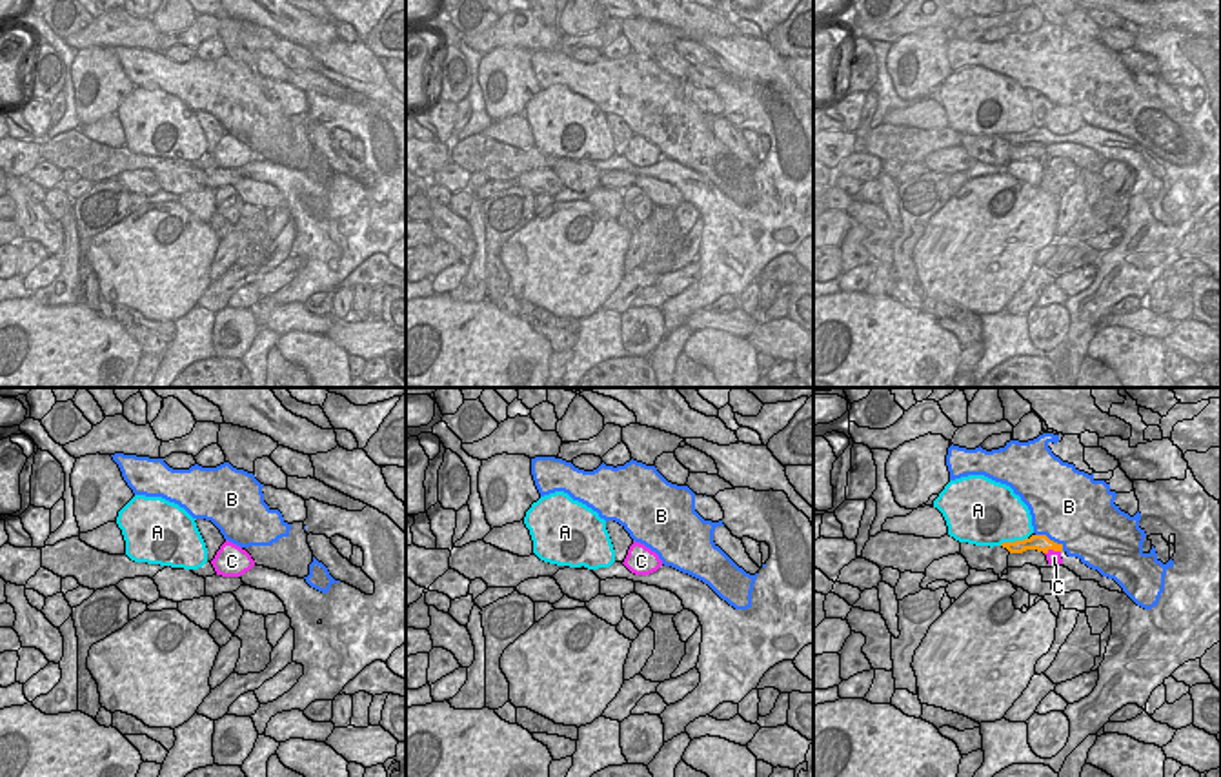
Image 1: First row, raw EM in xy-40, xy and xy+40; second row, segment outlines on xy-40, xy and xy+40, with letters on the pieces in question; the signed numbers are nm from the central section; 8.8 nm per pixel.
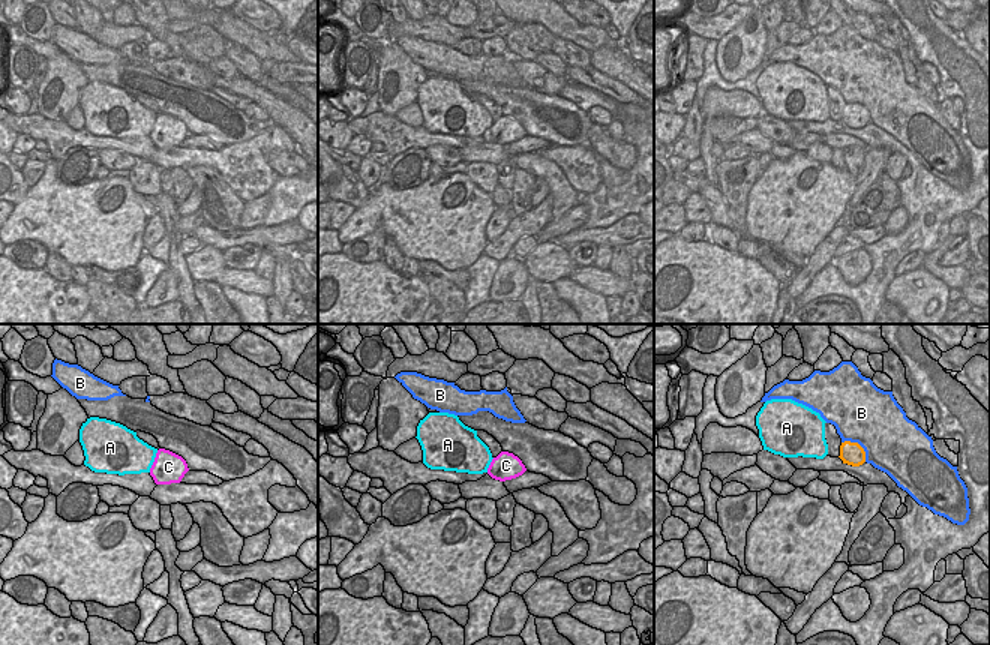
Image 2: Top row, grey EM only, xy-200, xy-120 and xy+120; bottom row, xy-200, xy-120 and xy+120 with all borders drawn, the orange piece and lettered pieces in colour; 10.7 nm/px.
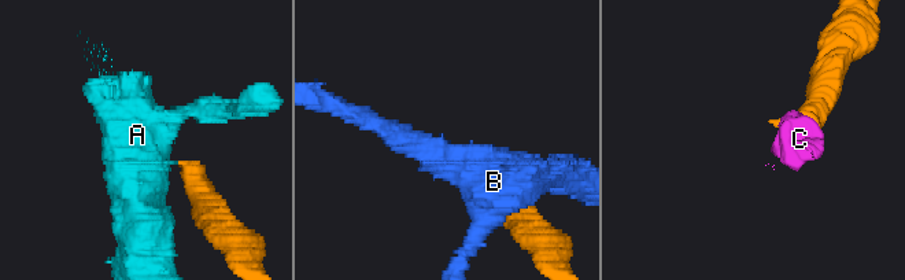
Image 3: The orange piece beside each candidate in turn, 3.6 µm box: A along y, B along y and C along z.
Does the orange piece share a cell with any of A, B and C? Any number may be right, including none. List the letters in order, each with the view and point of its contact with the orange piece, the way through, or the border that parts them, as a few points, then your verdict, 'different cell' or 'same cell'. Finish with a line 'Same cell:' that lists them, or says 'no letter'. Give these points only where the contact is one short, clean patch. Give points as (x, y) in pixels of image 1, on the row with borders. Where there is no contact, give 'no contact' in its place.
A: xy+40 (1012, 543) | along xy+40 (1027, 537), (999, 544) | different cell
B: xy+40 (1049, 539) | different cell
C: xy+40 (1052, 548) | across xy+40 (1041, 543), (1052, 548), (1054, 557) | same cell
Same cell: C

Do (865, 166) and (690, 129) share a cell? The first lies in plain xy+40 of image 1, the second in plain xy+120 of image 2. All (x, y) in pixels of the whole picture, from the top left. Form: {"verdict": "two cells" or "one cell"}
{"verdict": "two cells"}

